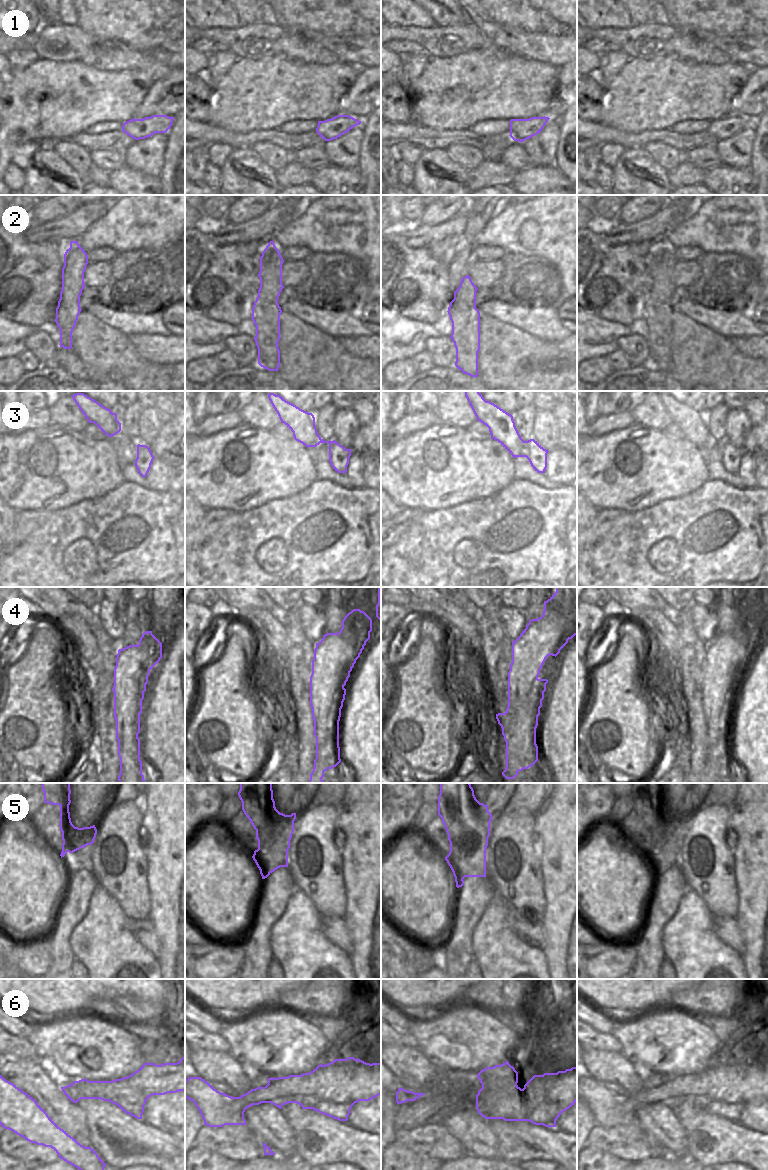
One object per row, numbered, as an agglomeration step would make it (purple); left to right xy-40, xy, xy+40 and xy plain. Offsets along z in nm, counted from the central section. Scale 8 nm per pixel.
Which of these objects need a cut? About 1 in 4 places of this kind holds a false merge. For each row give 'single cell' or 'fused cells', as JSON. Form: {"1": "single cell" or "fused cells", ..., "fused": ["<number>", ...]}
{"1": "single cell", "2": "single cell", "3": "single cell", "4": "fused cells", "5": "single cell", "6": "fused cells", "fused": ["4", "6"]}

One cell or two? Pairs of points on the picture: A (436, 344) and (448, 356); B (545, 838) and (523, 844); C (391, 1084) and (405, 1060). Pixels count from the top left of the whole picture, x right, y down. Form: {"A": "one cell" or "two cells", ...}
{"A": "one cell", "B": "two cells", "C": "two cells"}

